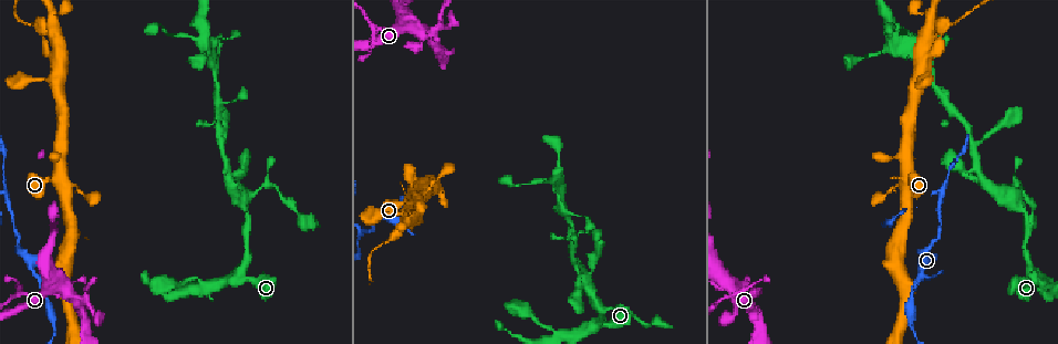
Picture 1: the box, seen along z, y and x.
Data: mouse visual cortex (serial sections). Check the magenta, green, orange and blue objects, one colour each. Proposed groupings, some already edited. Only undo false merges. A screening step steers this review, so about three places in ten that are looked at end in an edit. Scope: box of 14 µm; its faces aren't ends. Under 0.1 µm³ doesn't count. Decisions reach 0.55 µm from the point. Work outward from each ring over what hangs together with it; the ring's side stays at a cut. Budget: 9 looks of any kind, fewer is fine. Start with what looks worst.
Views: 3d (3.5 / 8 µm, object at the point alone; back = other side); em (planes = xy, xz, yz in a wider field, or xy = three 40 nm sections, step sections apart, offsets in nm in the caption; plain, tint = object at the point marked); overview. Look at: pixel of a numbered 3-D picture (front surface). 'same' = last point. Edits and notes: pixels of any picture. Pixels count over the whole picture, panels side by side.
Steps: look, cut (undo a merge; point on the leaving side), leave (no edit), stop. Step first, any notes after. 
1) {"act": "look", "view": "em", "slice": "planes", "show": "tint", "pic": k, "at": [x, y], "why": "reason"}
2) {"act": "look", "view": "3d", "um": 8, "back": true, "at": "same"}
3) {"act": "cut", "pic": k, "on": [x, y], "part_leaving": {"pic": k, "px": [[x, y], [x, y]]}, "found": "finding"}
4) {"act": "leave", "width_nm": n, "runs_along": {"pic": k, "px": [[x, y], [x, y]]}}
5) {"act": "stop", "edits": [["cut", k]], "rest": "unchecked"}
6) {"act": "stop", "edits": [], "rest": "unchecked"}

{"act": "look", "view": "3d", "um": 3.5, "pic": 1, "at": [614, 308], "why": "a narrow waist"}

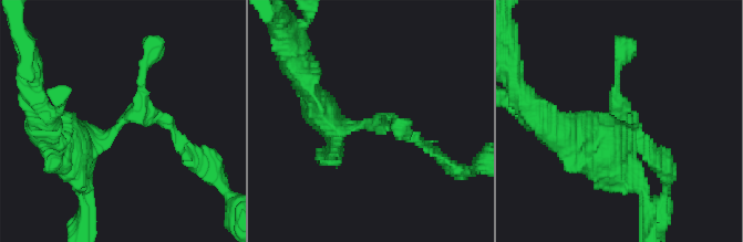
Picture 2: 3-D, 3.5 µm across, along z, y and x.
{"act": "look", "view": "em", "slice": "planes", "show": "tint", "pic": 2, "at": [368, 127], "why": "now the EM"}

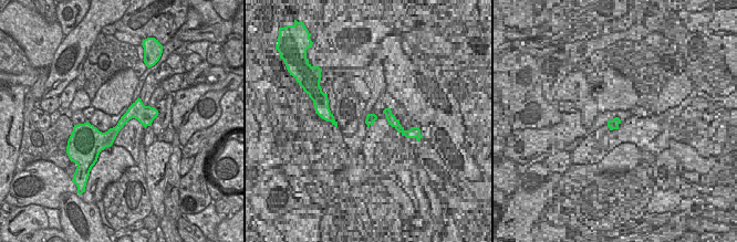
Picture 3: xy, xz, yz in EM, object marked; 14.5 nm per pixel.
{"act": "leave", "runs_along": {"pic": 3, "px": [[154, 112], [131, 113], [109, 136], [85, 126]]}, "found": "all the same cell"}

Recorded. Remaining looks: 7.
{"act": "look", "view": "3d", "um": 8, "pic": 1, "at": [76, 299], "why": "thin arm on a thick one"}

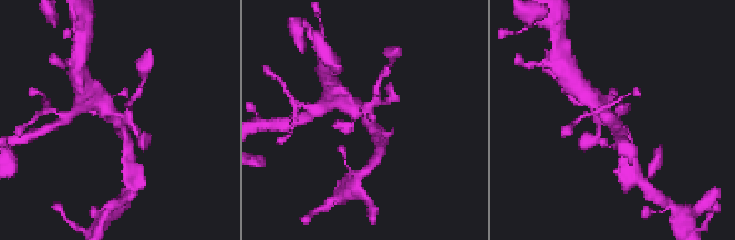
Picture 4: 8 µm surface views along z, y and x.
{"act": "look", "view": "em", "slice": "xy", "step": 1, "show": "tint", "pic": 4, "at": [363, 111]}

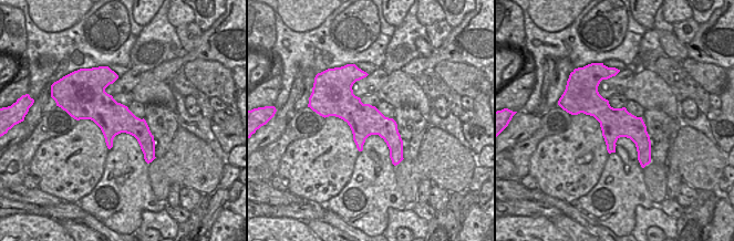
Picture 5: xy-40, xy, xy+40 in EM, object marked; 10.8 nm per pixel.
{"act": "cut", "pic": 4, "on": [593, 138], "part_leaving": {"pic": 4, "px": [[599, 122], [599, 136], [578, 146]]}, "found": "a second cell is stuck on"}

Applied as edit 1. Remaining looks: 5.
{"act": "look", "view": "3d", "um": 8, "pic": 1, "at": [906, 179], "why": "calibre changes"}

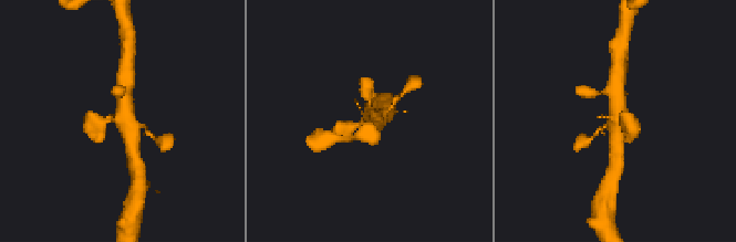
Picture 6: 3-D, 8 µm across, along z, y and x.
{"act": "look", "view": "3d", "um": 3.5, "pic": 6, "at": [618, 116]}

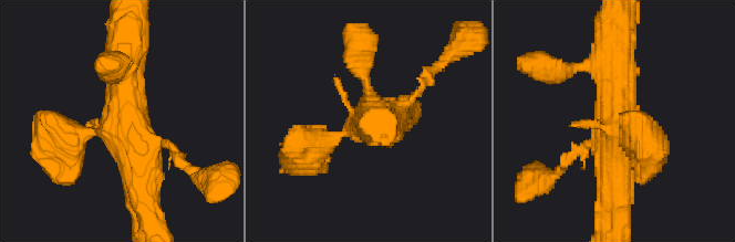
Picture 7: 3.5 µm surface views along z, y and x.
{"act": "look", "view": "em", "slice": "xy", "step": 1, "show": "tint", "pic": 7, "at": [117, 129]}

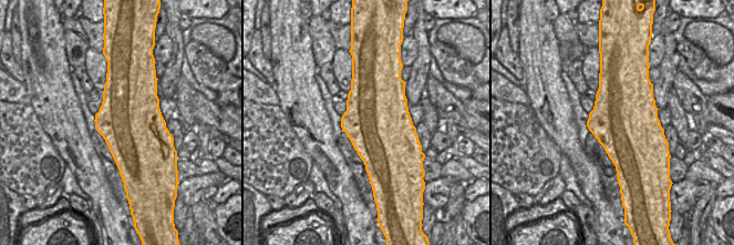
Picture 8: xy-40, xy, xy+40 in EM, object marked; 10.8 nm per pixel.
{"act": "leave", "runs_along": {"pic": 7, "px": [[53, 144], [122, 124], [125, 52]]}, "found": "continuous, no second cell"}

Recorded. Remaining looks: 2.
{"act": "look", "view": "3d", "um": 8, "pic": 1, "at": [386, 240], "why": "thick turns thin"}

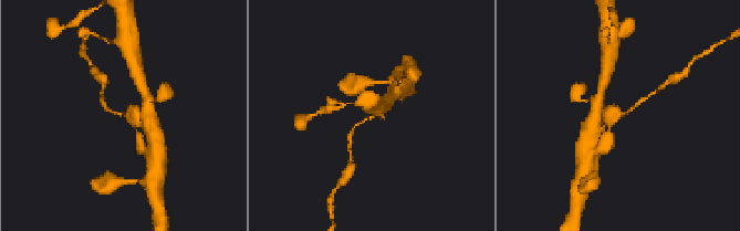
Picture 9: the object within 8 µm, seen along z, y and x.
{"act": "look", "view": "em", "slice": "planes", "show": "tint", "pic": 9, "at": [369, 118], "arm_widths_nm": [100, 200], "why": "shape alone is not enough"}

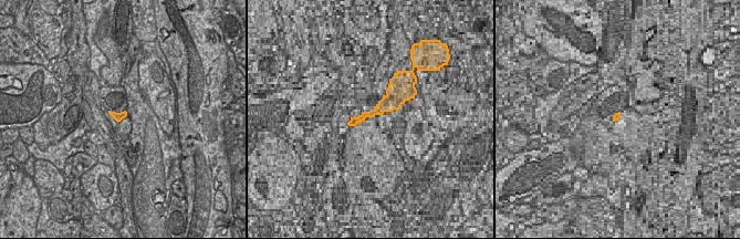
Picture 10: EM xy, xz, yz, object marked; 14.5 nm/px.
{"act": "cut", "pic": 9, "on": [632, 107], "part_leaving": {"pic": 9, "px": [[623, 114], [656, 91]]}, "found": "two cells meet here"}

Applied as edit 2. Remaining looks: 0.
{"act": "stop", "edits": [["cut", 4], ["cut", 9]], "rest": "unchecked"}

